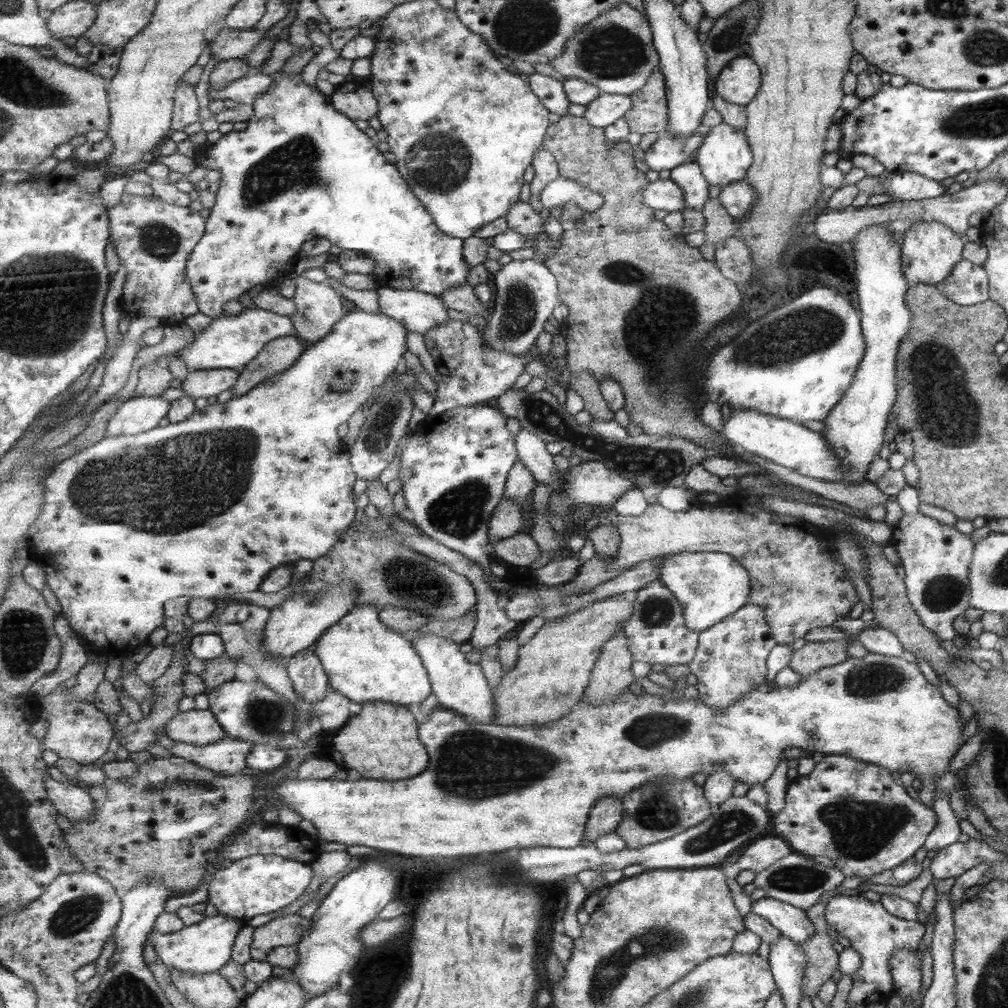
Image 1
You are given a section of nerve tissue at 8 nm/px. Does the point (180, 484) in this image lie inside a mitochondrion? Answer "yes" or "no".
yes

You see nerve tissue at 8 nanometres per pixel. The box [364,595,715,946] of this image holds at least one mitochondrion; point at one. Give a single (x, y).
(469, 765)

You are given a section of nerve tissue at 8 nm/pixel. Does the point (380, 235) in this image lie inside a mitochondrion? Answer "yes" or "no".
no

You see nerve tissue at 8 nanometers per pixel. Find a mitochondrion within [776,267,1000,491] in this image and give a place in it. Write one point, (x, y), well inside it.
(946, 413)

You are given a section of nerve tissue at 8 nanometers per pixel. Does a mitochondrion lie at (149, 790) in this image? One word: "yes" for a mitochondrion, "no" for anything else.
yes

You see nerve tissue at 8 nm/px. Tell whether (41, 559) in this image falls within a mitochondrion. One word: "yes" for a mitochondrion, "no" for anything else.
no

